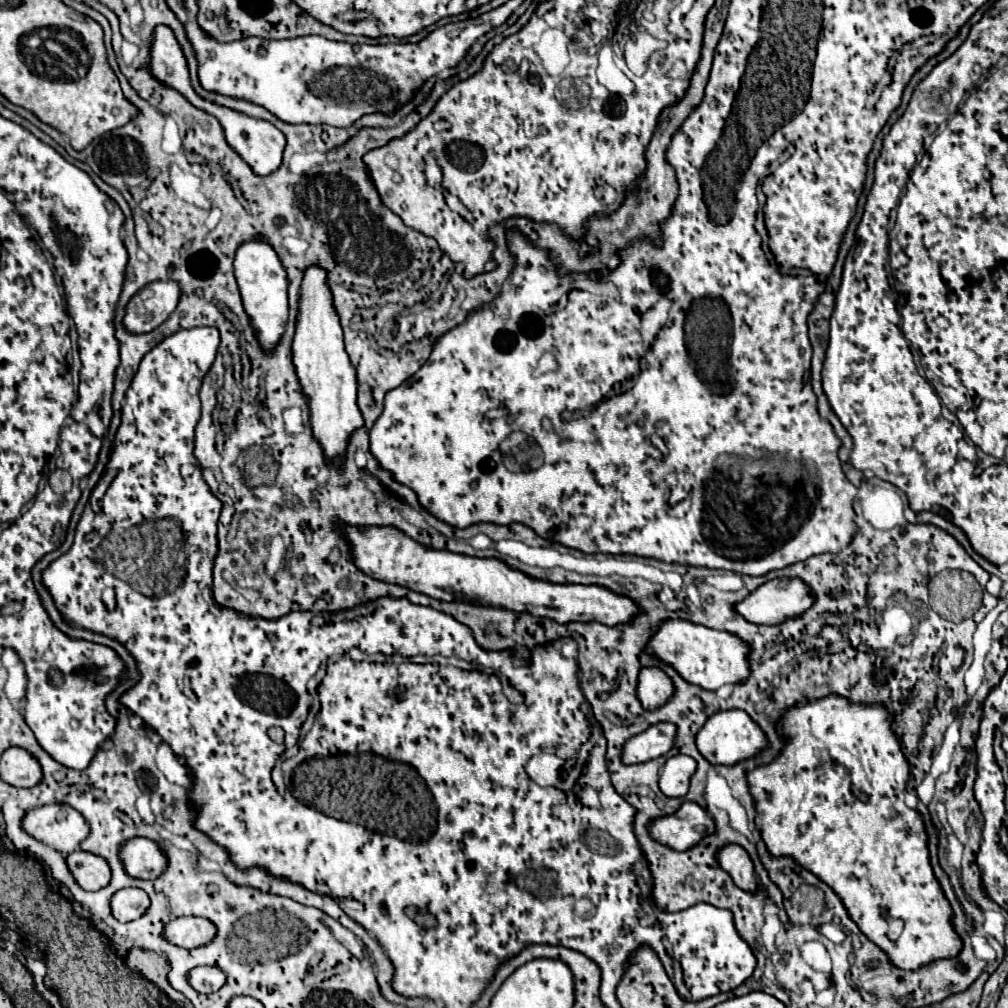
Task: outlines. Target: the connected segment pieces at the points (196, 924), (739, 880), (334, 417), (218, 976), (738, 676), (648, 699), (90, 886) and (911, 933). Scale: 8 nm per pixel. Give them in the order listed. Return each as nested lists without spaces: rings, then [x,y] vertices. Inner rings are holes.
[[[172,918],[164,926],[164,940],[180,948],[196,948],[204,946],[212,940],[216,928],[206,918]]]
[[[728,844],[728,846],[724,846],[724,850],[720,850],[718,858],[738,888],[742,888],[746,892],[758,890],[758,876],[754,872],[754,864],[742,846]]]
[[[318,266],[306,270],[300,288],[300,314],[294,336],[294,366],[304,394],[308,396],[312,432],[320,442],[326,460],[342,460],[352,430],[364,426],[356,404],[356,370],[344,350],[342,328],[332,306],[332,294],[326,284],[326,272]]]
[[[196,966],[188,972],[188,982],[196,992],[210,994],[224,986],[224,972],[214,966]]]
[[[666,620],[650,638],[646,652],[674,666],[682,678],[706,690],[718,690],[724,684],[744,684],[750,676],[750,644],[736,634],[692,624],[688,620]]]
[[[650,666],[650,668],[640,670],[638,700],[642,702],[644,710],[658,710],[664,706],[666,698],[662,700],[662,668]]]
[[[74,850],[66,856],[66,864],[82,890],[100,890],[110,882],[110,866],[96,854]]]
[[[832,694],[828,698],[822,698],[816,702],[804,702],[800,706],[794,706],[792,710],[788,710],[788,714],[784,716],[784,734],[792,734],[792,742],[788,742],[788,746],[784,746],[782,754],[772,764],[748,772],[748,786],[750,786],[750,794],[754,796],[756,812],[758,812],[756,826],[762,832],[762,840],[764,840],[768,852],[772,856],[788,854],[788,856],[796,858],[796,862],[800,862],[800,866],[804,866],[806,870],[816,874],[822,882],[826,882],[838,894],[848,916],[856,922],[856,926],[888,954],[888,958],[894,966],[904,968],[904,970],[916,970],[916,966],[924,966],[924,962],[934,962],[936,958],[952,958],[952,954],[956,954],[956,950],[960,950],[960,938],[952,930],[952,908],[948,906],[948,900],[944,898],[940,884],[936,882],[936,878],[932,874],[932,866],[928,860],[928,848],[926,848],[926,830],[924,830],[922,818],[916,810],[912,810],[904,804],[910,768],[908,768],[906,758],[902,756],[900,742],[898,742],[896,734],[892,734],[892,730],[890,730],[888,712],[884,710],[884,706],[852,706],[852,702],[844,702],[844,698],[836,698]],[[890,918],[902,922],[902,932],[894,940],[888,934]]]

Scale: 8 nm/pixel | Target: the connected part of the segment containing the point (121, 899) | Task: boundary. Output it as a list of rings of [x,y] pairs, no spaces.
[[[122,888],[110,898],[110,912],[118,922],[140,918],[148,908],[148,896],[140,888]]]

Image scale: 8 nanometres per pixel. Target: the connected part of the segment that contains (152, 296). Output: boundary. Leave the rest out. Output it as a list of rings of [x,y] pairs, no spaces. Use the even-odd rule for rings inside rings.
[[[174,280],[150,282],[138,294],[134,294],[126,306],[126,316],[122,320],[130,334],[144,334],[158,328],[176,308],[180,300],[180,286]],[[144,304],[144,316],[134,314],[134,306]]]

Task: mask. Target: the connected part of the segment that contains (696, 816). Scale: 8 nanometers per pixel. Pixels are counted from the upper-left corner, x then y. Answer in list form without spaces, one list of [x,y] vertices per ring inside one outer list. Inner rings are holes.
[[[684,802],[676,814],[658,818],[650,824],[650,834],[654,840],[680,852],[690,850],[704,836],[714,834],[714,830],[714,820],[696,802]]]

